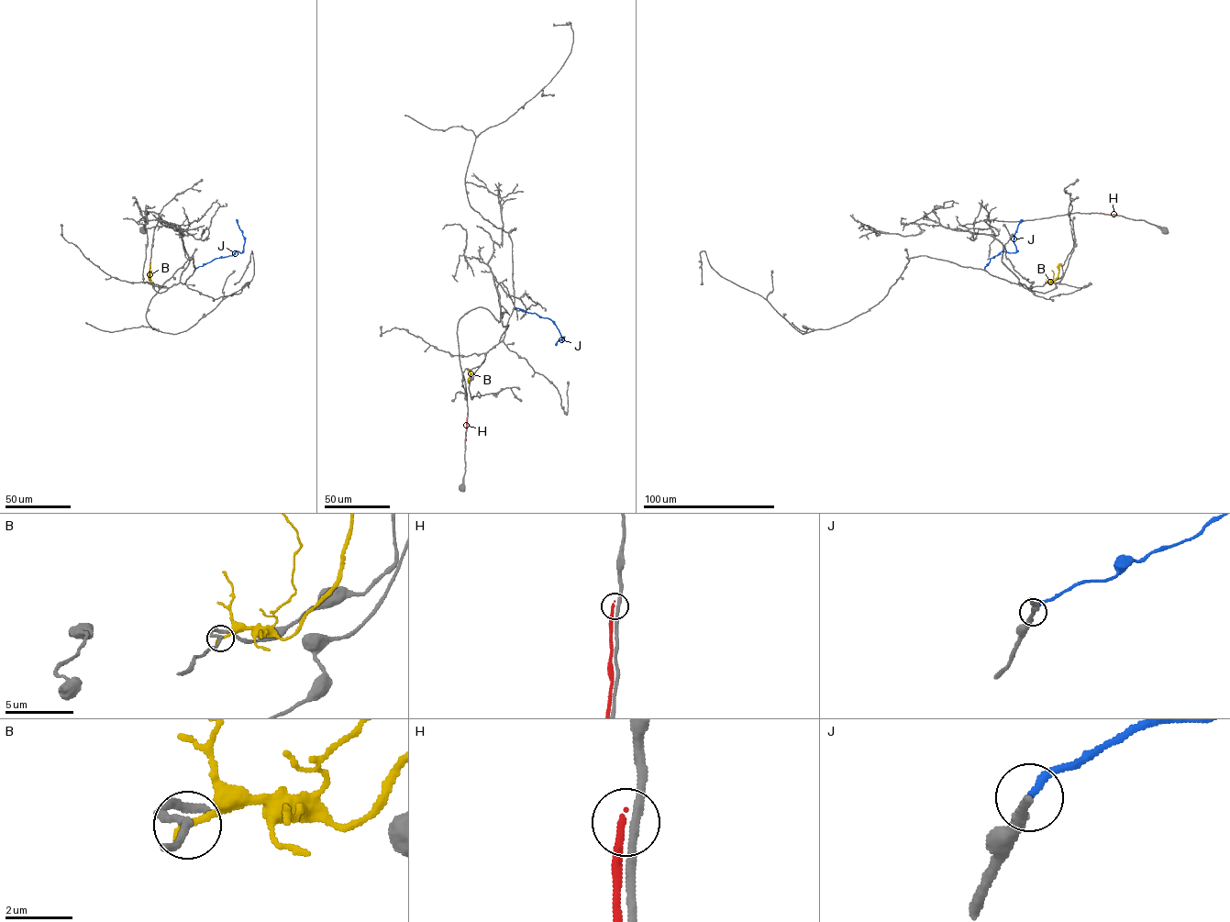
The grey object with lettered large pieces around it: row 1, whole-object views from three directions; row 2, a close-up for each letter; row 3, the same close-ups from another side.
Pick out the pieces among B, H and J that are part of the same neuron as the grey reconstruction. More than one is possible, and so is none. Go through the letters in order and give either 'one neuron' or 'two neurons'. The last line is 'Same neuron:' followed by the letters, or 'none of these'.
B: two neurons
H: two neurons
J: one neuron
Same neuron: J

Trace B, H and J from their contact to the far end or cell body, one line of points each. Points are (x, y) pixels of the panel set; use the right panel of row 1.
B: (1046, 283), (1053, 283), (1061, 263)
H: (1094, 213), (1117, 215)
J: (984, 269), (990, 259), (1002, 251), (1016, 251), (1013, 238), (1022, 219)

